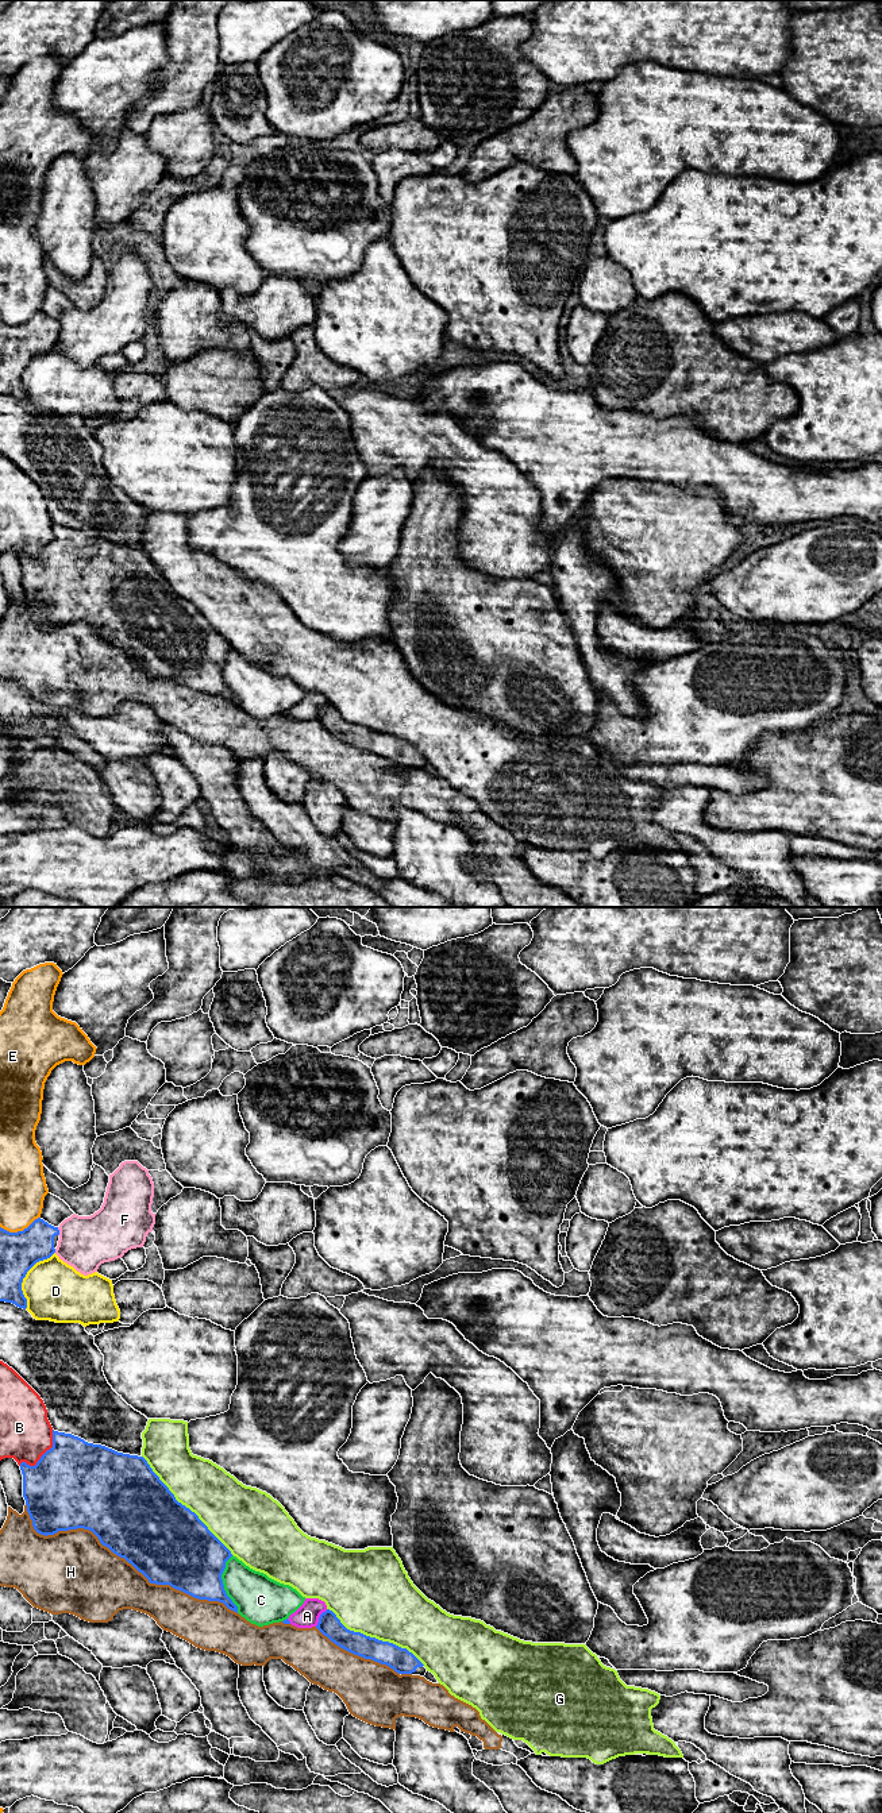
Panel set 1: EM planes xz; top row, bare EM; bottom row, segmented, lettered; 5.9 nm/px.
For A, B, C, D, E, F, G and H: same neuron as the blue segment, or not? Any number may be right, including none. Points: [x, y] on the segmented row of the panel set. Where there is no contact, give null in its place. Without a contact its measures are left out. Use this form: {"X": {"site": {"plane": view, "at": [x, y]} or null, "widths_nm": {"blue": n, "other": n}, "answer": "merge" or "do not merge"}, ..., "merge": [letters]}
{"A": {"site": {"plane": "xz", "at": [319, 1617]}, "widths_nm": {"blue": 140, "other": 140}, "answer": "do not merge"}, "B": {"site": {"plane": "xz", "at": [42, 1455]}, "widths_nm": {"blue": 500, "other": 320}, "answer": "do not merge"}, "C": {"site": {"plane": "xz", "at": [222, 1584]}, "widths_nm": {"blue": 400, "other": 280}, "answer": "do not merge"}, "D": {"site": {"plane": "xz", "at": [24, 1276]}, "widths_nm": {"blue": 240, "other": 360}, "answer": "do not merge"}, "E": {"site": {"plane": "xz", "at": [19, 1231]}, "widths_nm": {"blue": 240, "other": 280}, "answer": "do not merge"}, "F": {"site": {"plane": "xz", "at": [58, 1231]}, "widths_nm": {"blue": 220, "other": 320}, "answer": "do not merge"}, "G": {"site": {"plane": "xz", "at": [184, 1505]}, "widths_nm": {"blue": 480, "other": 320}, "answer": "do not merge"}, "H": {"site": {"plane": "xz", "at": [123, 1557]}, "widths_nm": {"blue": 500, "other": 440}, "answer": "do not merge"}, "merge": []}

